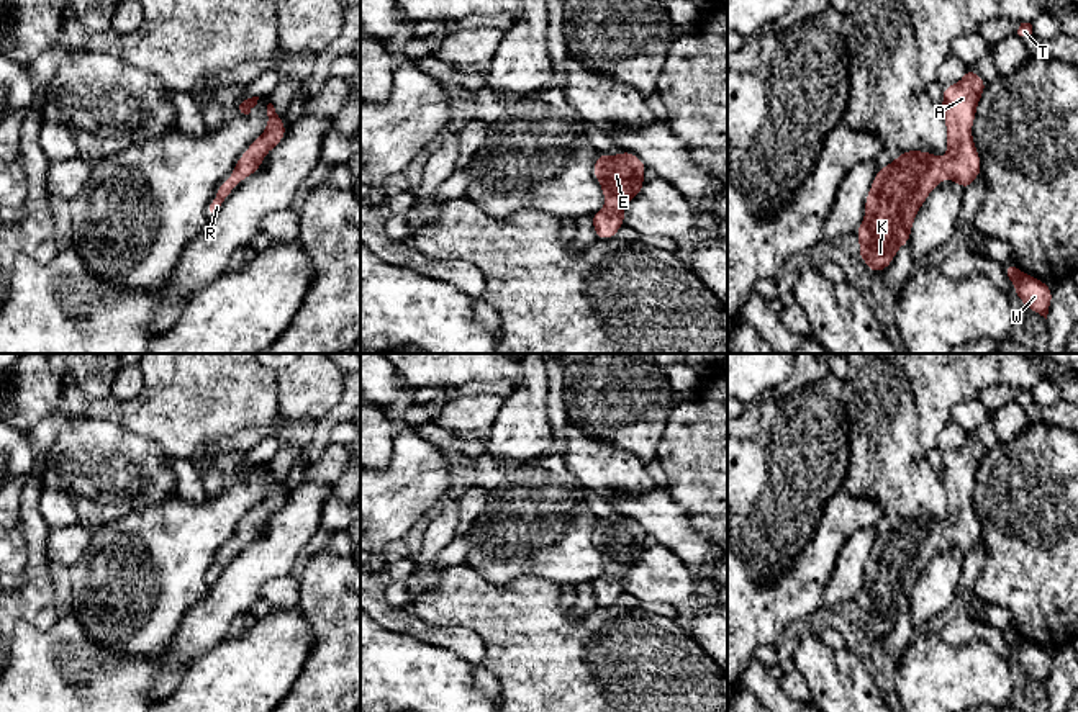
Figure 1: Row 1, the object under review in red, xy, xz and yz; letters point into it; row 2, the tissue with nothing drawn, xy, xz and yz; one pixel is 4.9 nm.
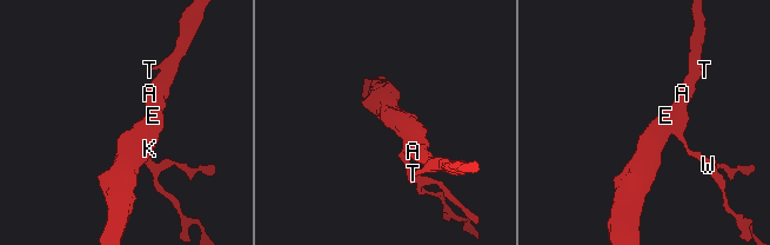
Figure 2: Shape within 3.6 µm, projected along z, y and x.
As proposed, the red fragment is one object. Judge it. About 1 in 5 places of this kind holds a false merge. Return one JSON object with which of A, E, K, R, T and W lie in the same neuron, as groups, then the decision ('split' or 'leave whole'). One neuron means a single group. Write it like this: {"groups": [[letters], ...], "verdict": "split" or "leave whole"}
{"groups": [["A", "E", "K", "R", "T", "W"]], "verdict": "leave whole"}

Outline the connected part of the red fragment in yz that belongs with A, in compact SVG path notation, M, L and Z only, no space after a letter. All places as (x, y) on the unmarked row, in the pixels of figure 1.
M967 434L963 445L942 455L947 524L904 517L880 535L865 565L865 584L855 602L870 638L885 638L898 615L909 609L914 584L931 558L947 543L967 557L981 540L972 493L986 448Z

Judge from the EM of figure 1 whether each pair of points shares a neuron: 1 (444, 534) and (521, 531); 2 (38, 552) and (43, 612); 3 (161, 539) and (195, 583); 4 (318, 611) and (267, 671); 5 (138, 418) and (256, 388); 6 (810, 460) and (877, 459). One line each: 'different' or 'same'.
1: different
2: same
3: same
4: different
5: same
6: different

